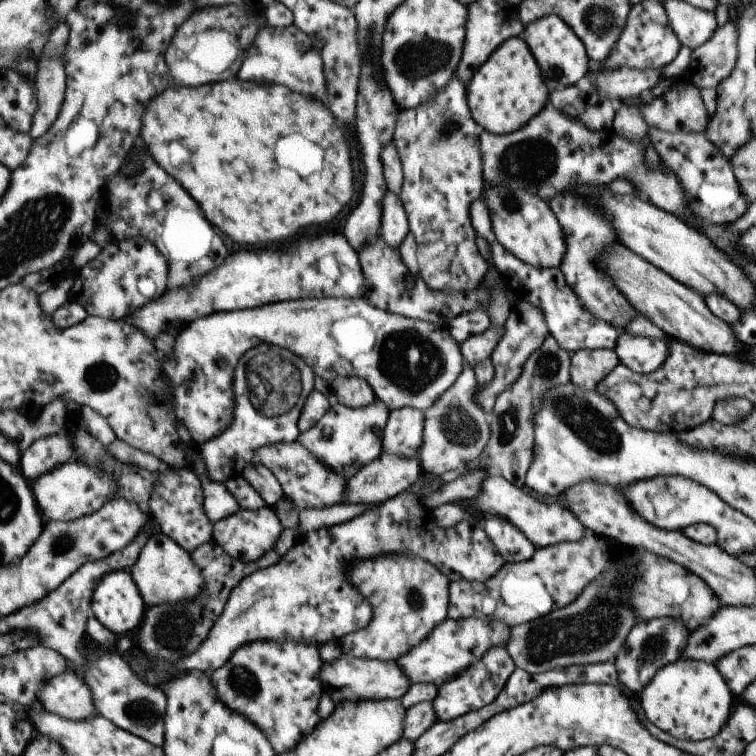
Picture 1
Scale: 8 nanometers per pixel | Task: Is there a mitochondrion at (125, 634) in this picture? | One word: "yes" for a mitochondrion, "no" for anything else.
no

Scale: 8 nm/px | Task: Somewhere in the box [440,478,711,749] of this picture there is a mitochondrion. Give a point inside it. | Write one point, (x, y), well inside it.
(590, 629)

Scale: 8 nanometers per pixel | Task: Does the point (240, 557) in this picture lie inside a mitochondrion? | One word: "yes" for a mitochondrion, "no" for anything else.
no

